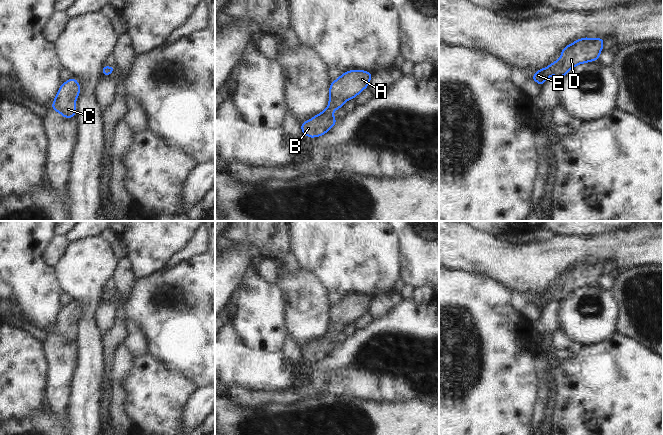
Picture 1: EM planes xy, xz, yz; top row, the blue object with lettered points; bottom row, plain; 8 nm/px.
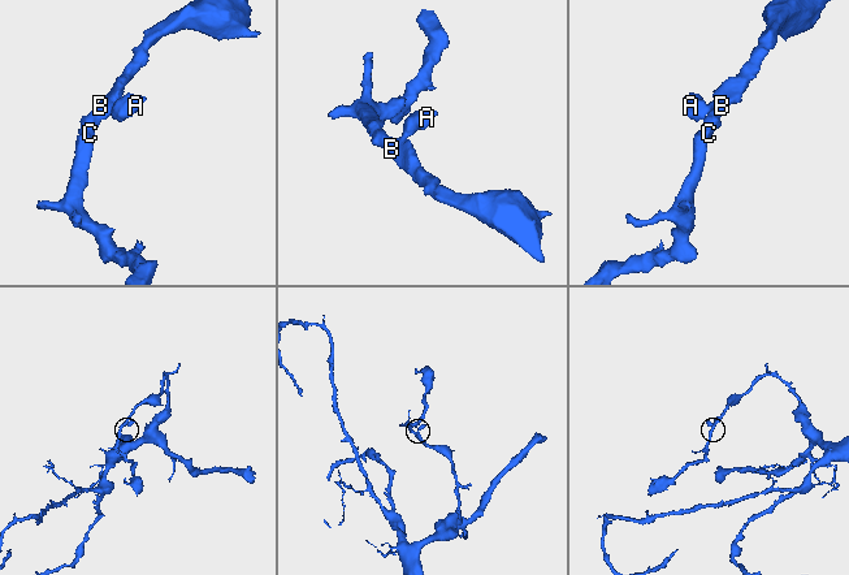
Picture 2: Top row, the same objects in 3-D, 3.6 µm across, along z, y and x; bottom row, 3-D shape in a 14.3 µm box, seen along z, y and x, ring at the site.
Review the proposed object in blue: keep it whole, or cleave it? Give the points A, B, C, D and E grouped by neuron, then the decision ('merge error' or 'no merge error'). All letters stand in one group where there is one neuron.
A B C D E; no merge error

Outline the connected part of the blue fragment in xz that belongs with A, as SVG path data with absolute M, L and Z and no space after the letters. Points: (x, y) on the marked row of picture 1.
M350 70L343 72L339 78L332 81L329 87L328 107L300 124L305 137L316 138L330 131L337 123L333 111L340 109L347 100L354 100L358 94L368 88L372 74L365 70Z

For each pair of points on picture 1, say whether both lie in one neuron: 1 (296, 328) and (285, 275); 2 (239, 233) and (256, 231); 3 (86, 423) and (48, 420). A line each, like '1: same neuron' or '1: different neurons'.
1: same neuron
2: same neuron
3: different neurons

